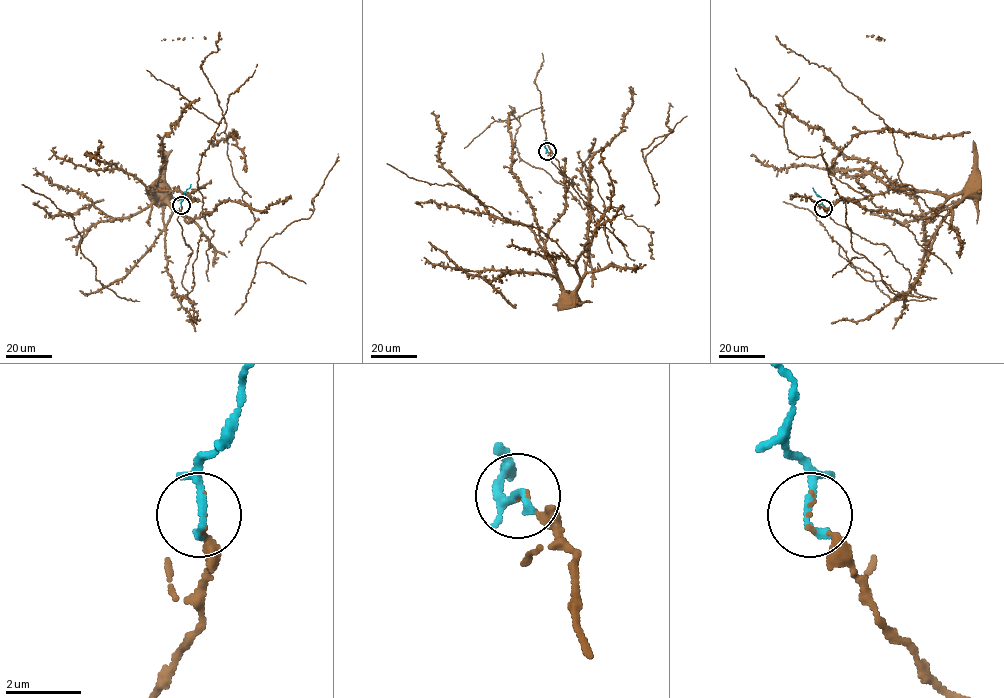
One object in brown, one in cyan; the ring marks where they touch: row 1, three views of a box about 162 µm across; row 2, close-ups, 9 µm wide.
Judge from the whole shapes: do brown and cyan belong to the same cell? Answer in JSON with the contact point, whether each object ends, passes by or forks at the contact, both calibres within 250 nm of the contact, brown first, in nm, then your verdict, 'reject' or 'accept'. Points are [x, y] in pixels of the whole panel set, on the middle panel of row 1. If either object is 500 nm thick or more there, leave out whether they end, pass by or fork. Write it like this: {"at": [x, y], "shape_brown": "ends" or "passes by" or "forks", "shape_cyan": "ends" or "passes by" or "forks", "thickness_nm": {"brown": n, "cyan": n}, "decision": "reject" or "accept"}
{"at": [547, 151], "shape_brown": "ends", "shape_cyan": "passes by", "thickness_nm": {"brown": 70, "cyan": 170}, "decision": "accept"}

